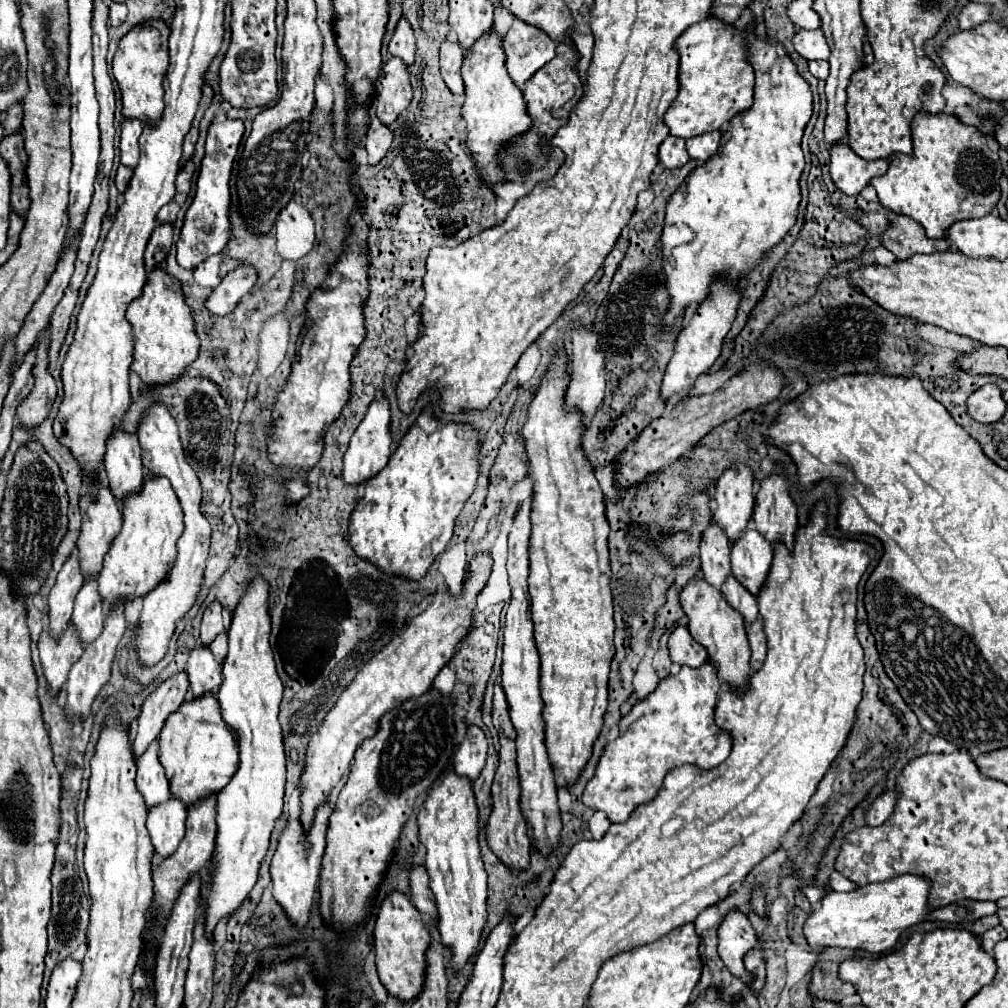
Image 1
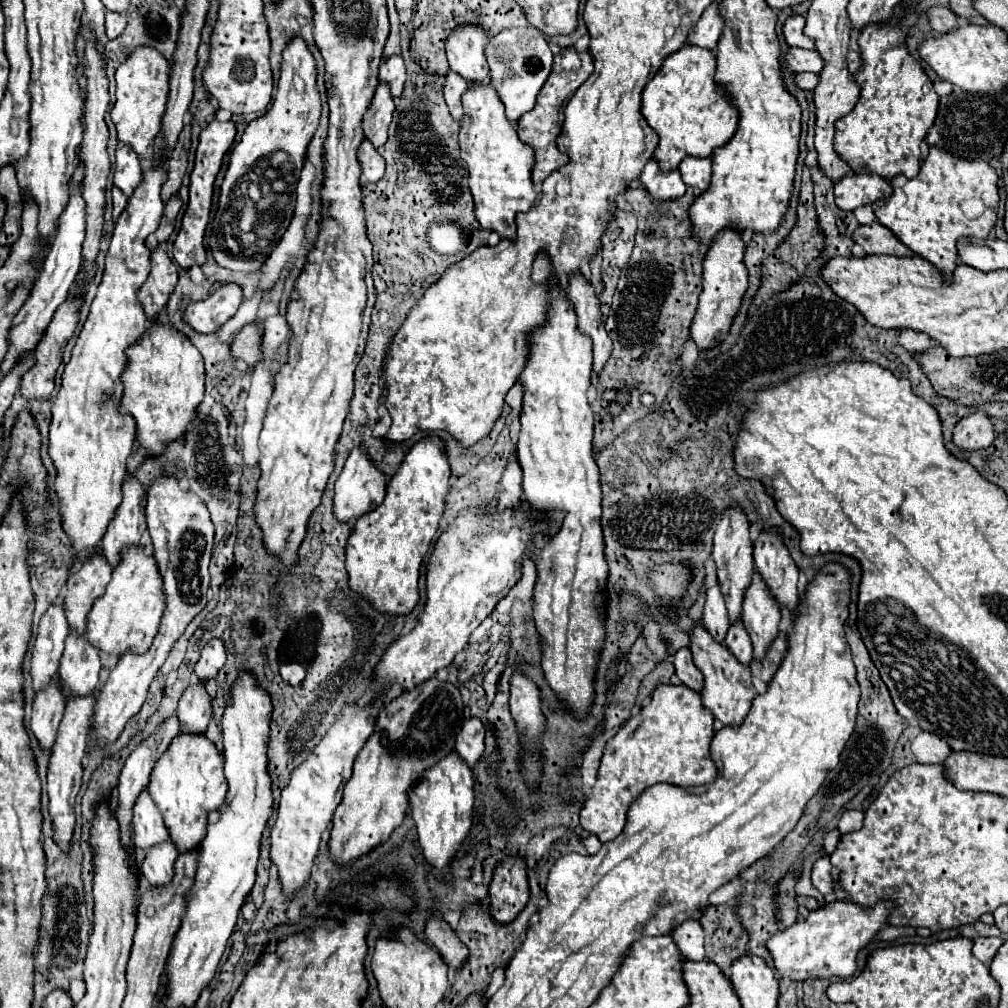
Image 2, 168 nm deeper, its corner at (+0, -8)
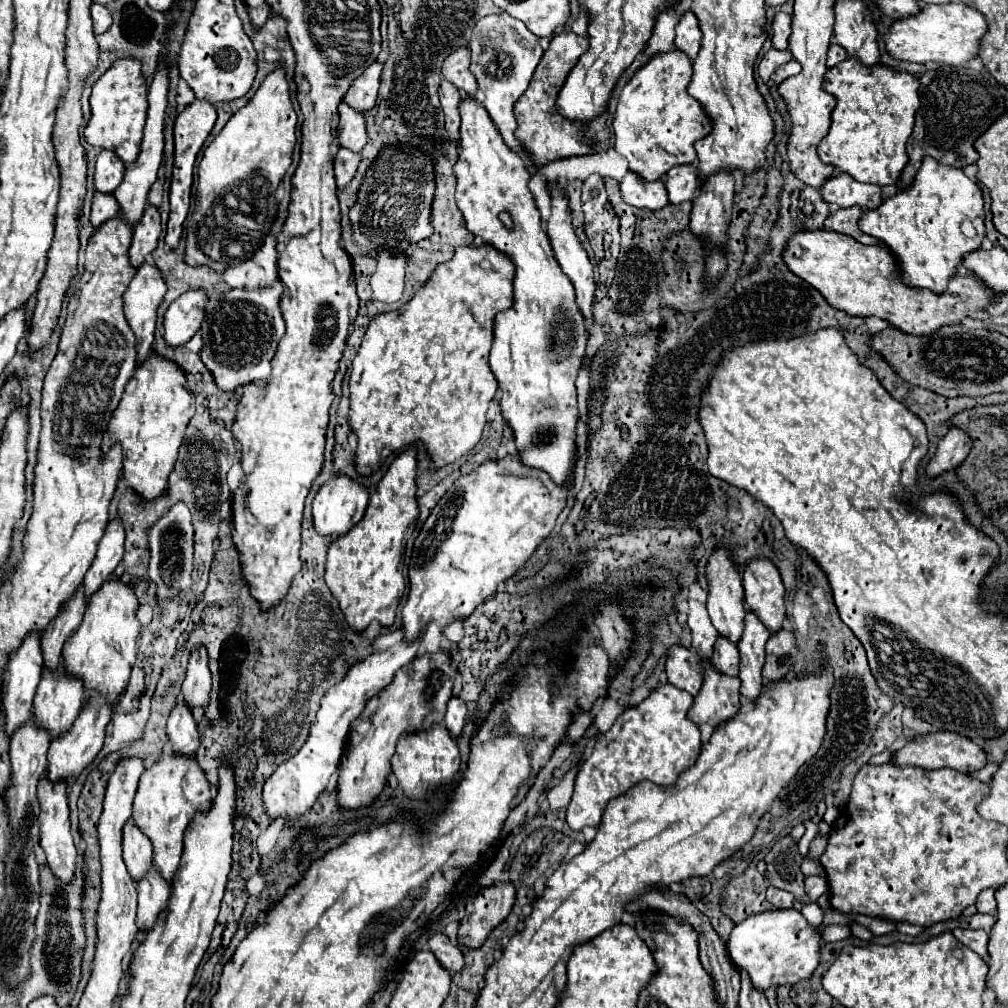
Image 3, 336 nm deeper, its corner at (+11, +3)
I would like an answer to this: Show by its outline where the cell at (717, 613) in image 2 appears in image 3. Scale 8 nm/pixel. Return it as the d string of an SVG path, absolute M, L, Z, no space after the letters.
M690 600L690 610L688 610L688 626L692 630L692 646L700 656L712 656L712 646L718 638L718 630L712 626L706 604Z

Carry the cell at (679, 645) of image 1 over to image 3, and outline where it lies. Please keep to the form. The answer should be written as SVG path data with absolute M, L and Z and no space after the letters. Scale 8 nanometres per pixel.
M682 644L670 646L668 660L666 660L666 674L668 674L670 684L696 696L702 686L700 670L702 670L700 658L692 648L684 648Z

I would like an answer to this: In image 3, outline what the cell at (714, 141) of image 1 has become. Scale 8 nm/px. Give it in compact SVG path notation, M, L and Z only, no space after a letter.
M692 164L684 166L674 166L672 170L666 172L666 190L668 190L668 200L672 204L680 204L684 200L692 200L694 192L698 188L698 176L694 172L696 168Z

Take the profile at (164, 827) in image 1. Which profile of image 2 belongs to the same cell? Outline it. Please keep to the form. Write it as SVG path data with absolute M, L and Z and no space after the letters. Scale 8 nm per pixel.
M167 839L163 845L159 845L159 849L151 849L151 853L147 853L147 857L141 865L141 873L149 881L151 887L165 887L171 883L173 863L175 863L177 855L179 853L177 853L177 849L173 849L171 839Z

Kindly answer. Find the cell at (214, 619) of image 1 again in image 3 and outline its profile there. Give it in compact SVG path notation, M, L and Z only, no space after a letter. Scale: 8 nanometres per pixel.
M198 646L192 650L188 660L188 672L182 684L184 702L188 702L190 708L196 708L196 706L204 708L208 704L210 686L212 686L212 678L208 670L208 652L204 646Z

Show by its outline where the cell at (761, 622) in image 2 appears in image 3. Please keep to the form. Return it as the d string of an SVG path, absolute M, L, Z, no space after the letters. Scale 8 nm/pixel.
M752 610L746 612L744 618L744 634L738 642L740 650L740 692L748 698L754 700L760 690L762 690L762 666L764 666L764 644L768 640L768 628L760 624L760 618L752 614Z

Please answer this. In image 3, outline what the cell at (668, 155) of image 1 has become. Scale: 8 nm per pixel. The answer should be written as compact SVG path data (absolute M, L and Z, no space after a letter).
M628 170L628 174L622 178L620 190L624 202L636 208L660 210L668 204L668 192L664 190L664 180L644 182L644 178L640 180L636 174L632 174L632 170Z

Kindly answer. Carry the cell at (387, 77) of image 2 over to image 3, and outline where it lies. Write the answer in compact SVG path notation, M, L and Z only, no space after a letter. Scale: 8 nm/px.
M374 62L364 70L360 78L350 86L344 100L358 112L366 112L376 104L376 94L380 88L380 74L382 74L382 62Z

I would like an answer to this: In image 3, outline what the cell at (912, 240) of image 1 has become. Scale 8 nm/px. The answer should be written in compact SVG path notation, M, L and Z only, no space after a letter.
M850 206L850 208L844 208L844 210L836 210L832 212L826 222L824 222L824 228L828 230L834 230L834 232L840 232L840 234L848 234L852 238L856 238L858 242L862 244L876 244L880 240L876 240L874 236L868 236L864 234L860 228L858 228L858 218L860 218L862 210L858 206Z

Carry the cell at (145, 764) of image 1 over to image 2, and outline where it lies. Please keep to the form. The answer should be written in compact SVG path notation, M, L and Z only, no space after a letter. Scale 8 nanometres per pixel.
M143 791L139 795L139 801L135 803L133 813L133 845L139 853L147 853L165 839L167 827L163 825L163 817L159 817L159 811L155 809L149 793Z

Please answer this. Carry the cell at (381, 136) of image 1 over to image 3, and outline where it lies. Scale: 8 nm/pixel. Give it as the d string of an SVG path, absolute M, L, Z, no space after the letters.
M344 148L338 150L338 154L336 154L336 164L334 164L338 188L344 188L346 184L350 184L350 180L354 178L358 166L360 166L360 152L344 150Z

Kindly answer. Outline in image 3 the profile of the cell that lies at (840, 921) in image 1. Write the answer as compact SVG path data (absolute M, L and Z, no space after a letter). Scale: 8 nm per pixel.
M796 908L770 910L750 916L732 930L730 940L726 942L732 962L738 968L748 970L752 984L760 990L782 984L794 986L796 982L810 978L820 964L822 944L822 926L814 928L808 924L808 920Z

